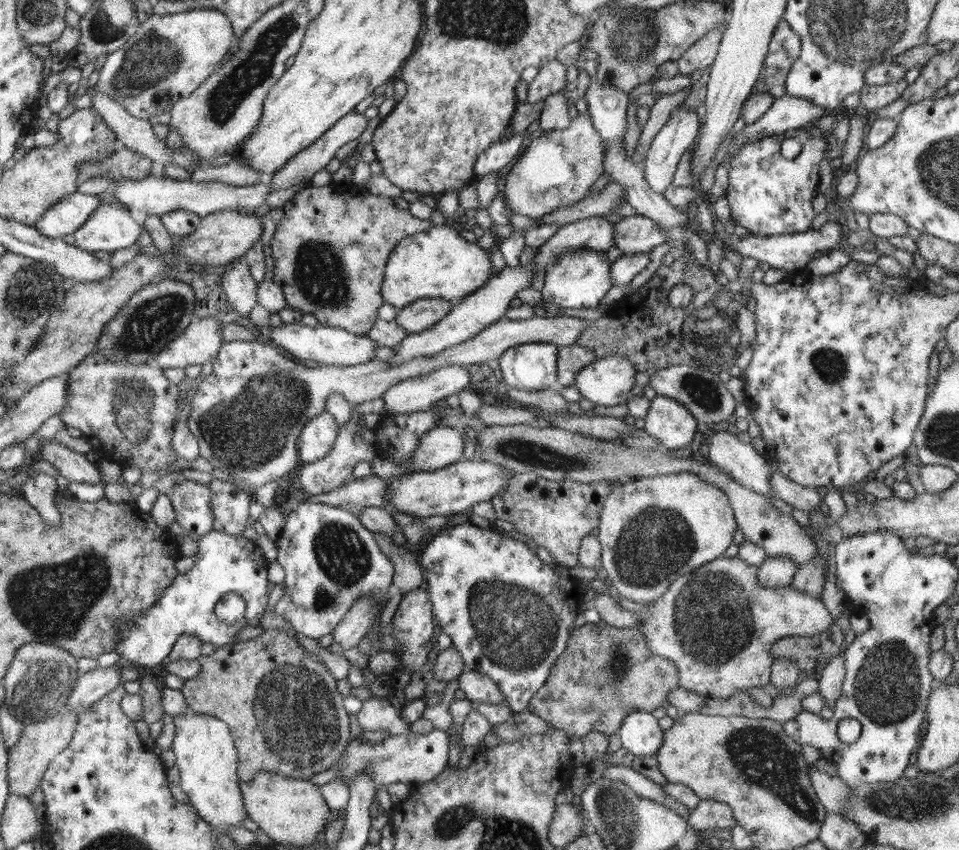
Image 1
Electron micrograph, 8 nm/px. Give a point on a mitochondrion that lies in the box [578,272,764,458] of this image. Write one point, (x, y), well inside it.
(710, 335)

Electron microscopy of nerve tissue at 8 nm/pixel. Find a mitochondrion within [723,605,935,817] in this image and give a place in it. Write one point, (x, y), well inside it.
(887, 685)

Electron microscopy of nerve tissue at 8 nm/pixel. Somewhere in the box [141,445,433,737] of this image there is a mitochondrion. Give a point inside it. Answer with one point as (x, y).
(339, 551)

